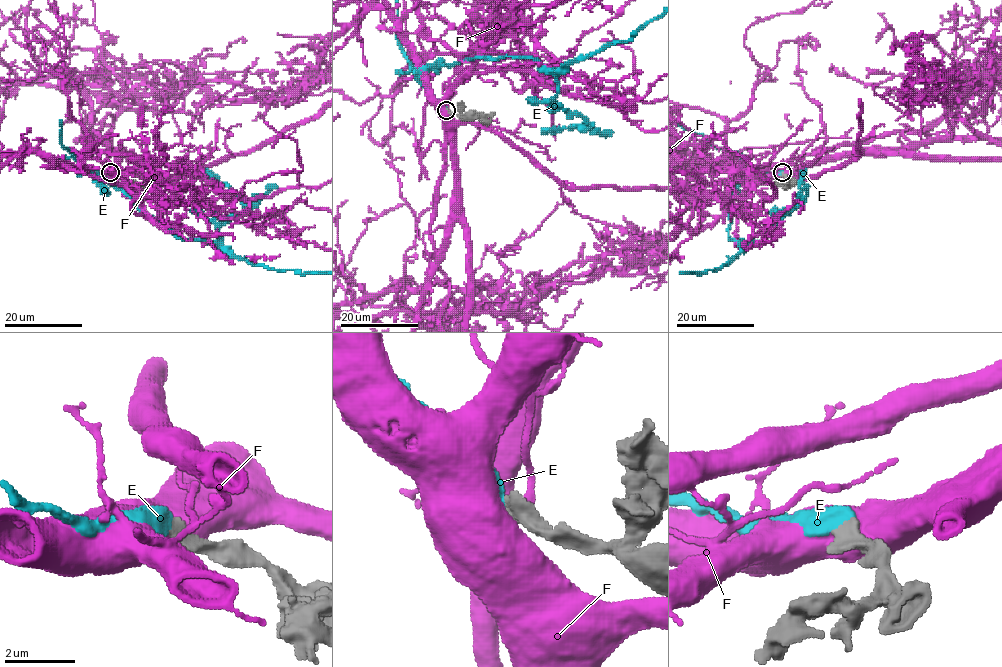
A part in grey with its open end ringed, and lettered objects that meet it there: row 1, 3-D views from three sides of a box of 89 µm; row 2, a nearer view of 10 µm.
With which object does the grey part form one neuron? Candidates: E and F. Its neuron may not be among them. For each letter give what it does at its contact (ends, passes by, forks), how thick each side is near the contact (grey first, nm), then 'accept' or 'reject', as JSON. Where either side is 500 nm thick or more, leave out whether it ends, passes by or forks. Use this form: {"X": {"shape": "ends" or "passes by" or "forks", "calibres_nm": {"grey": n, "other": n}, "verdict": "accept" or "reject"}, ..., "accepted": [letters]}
{"E": {"calibres_nm": {"grey": 400, "other": 500}, "verdict": "accept"}, "F": {"calibres_nm": {"grey": 460, "other": 750}, "verdict": "reject"}, "accepted": ["E"]}

